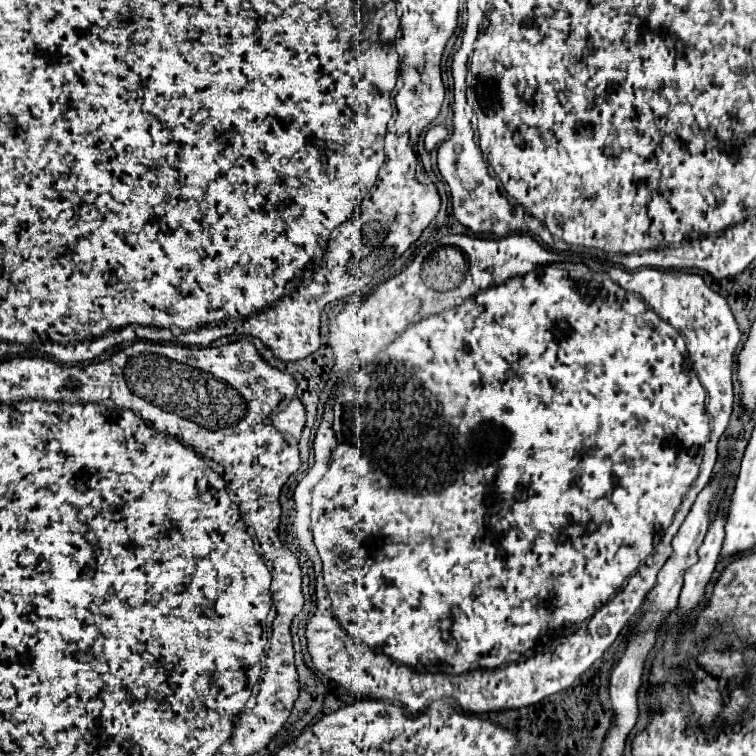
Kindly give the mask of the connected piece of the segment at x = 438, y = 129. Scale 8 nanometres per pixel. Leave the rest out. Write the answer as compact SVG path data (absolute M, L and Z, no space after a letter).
M432 126L432 128L426 132L426 136L424 136L424 148L426 148L428 152L434 150L436 146L440 146L440 144L446 140L446 136L448 136L448 132L446 132L444 126Z

